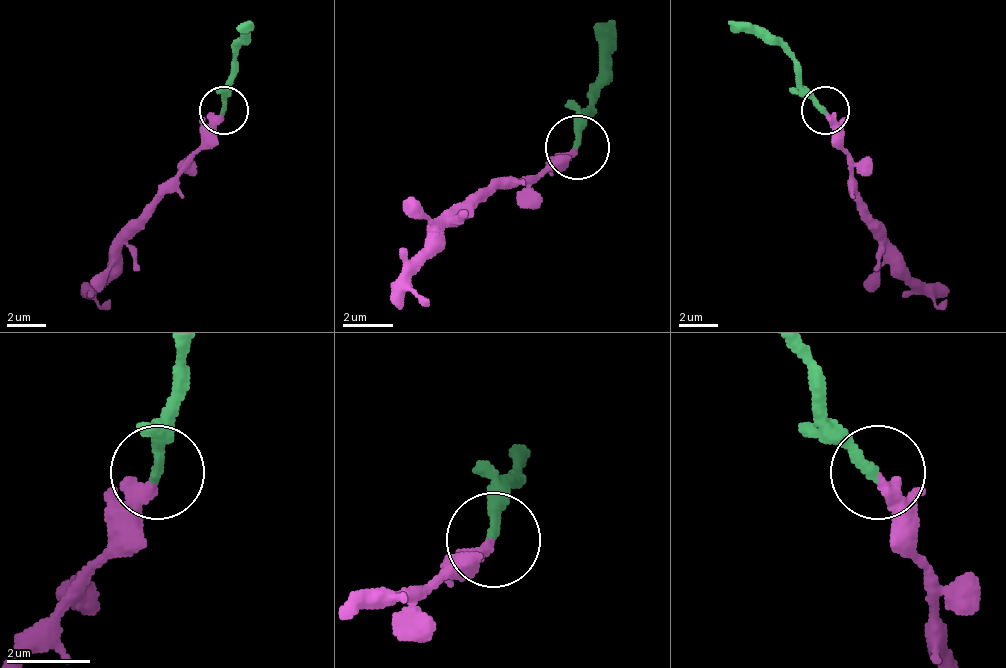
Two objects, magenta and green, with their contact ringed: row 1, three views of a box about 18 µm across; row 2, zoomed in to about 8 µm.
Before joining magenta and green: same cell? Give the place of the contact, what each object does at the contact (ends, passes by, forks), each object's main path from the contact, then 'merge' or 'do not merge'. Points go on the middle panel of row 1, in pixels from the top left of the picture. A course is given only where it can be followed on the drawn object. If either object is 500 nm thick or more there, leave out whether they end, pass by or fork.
(577, 147) | magenta ends | green ends | magenta via (578, 149), (559, 155), (534, 180), (484, 193), (408, 282), (427, 307) | green via (578, 149), (591, 92), (597, 35), (610, 22) | merge

